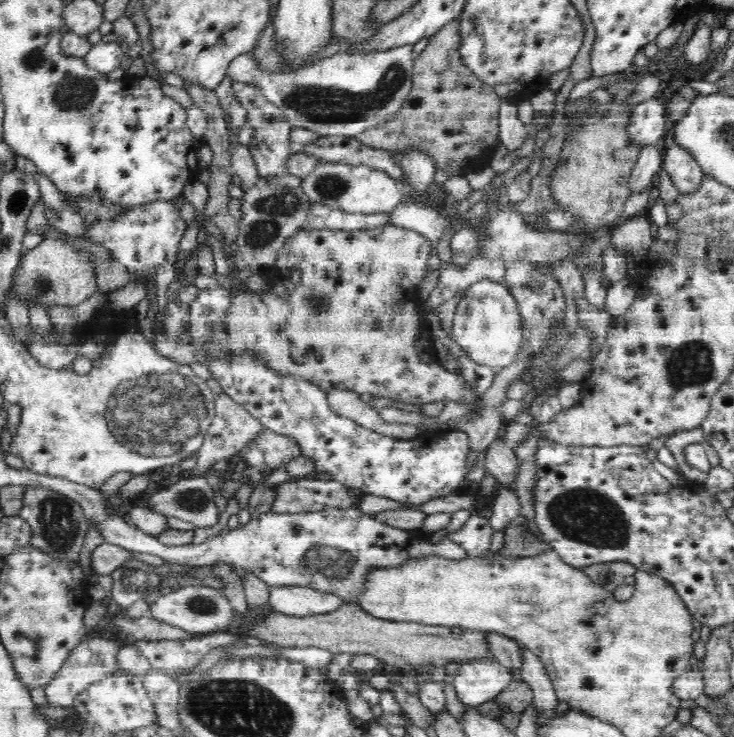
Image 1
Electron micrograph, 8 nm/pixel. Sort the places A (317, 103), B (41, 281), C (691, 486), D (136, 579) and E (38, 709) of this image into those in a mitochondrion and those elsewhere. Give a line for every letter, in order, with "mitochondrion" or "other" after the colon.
A: mitochondrion
B: mitochondrion
C: other
D: mitochondrion
E: other

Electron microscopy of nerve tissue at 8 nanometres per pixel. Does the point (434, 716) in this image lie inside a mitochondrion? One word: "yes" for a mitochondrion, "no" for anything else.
no

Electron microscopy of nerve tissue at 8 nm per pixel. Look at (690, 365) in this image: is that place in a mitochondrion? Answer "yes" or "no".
yes

